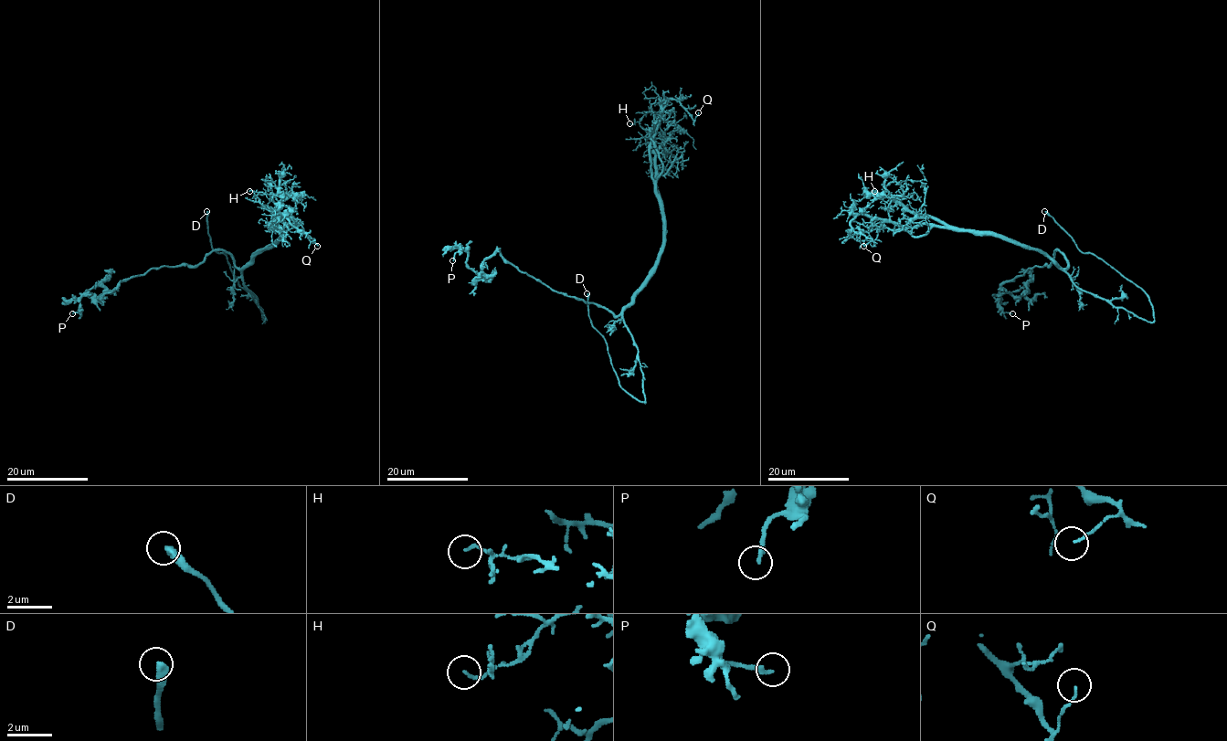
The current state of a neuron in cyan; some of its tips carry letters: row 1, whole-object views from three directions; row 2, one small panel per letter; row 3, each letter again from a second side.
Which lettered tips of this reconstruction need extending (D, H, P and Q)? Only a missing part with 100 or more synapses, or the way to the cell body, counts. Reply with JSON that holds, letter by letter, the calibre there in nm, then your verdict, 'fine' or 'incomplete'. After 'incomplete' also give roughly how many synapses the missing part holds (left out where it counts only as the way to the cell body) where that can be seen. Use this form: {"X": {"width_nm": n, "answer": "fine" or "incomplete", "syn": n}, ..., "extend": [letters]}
{"D": {"width_nm": 340, "answer": "incomplete"}, "H": {"width_nm": 110, "answer": "fine"}, "P": {"width_nm": 190, "answer": "fine"}, "Q": {"width_nm": 80, "answer": "fine"}, "extend": ["D"]}

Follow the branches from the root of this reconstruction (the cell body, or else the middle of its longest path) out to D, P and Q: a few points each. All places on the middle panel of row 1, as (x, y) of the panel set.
D: (624, 309), (622, 321), (643, 374), (644, 402), (620, 386), (604, 337), (591, 323), (587, 293)
P: (624, 309), (614, 315), (554, 291), (498, 250), (484, 260), (485, 274), (469, 267), (460, 248), (452, 260)
Q: (624, 309), (662, 243), (662, 206), (650, 161), (662, 108), (675, 99), (693, 120), (698, 112)

